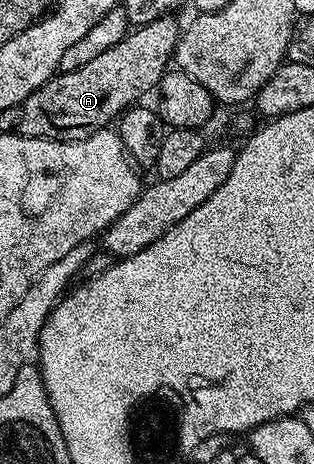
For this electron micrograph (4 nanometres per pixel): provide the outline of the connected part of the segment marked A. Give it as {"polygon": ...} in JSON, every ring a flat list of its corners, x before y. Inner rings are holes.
{"polygon":[[165,16,154,20,145,26,135,27,114,48,106,48,102,56,94,56,90,64,82,64,77,70,65,70,56,73,42,88,38,88,19,107,19,133,27,138,52,138,55,142,73,142,82,140,94,132,105,129,115,123,129,106,137,105,143,94,151,95,159,86,164,71,169,69,176,53,176,41,180,39,181,23,175,22,175,17]]}

